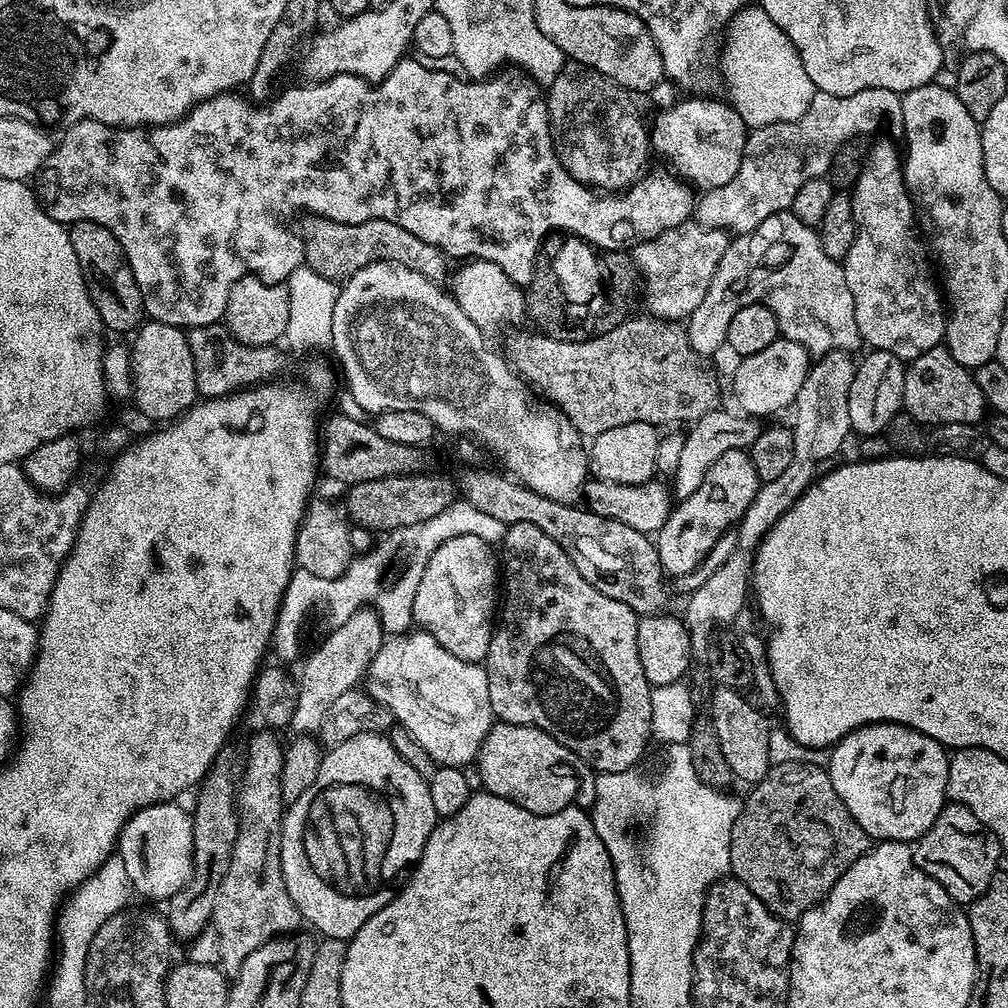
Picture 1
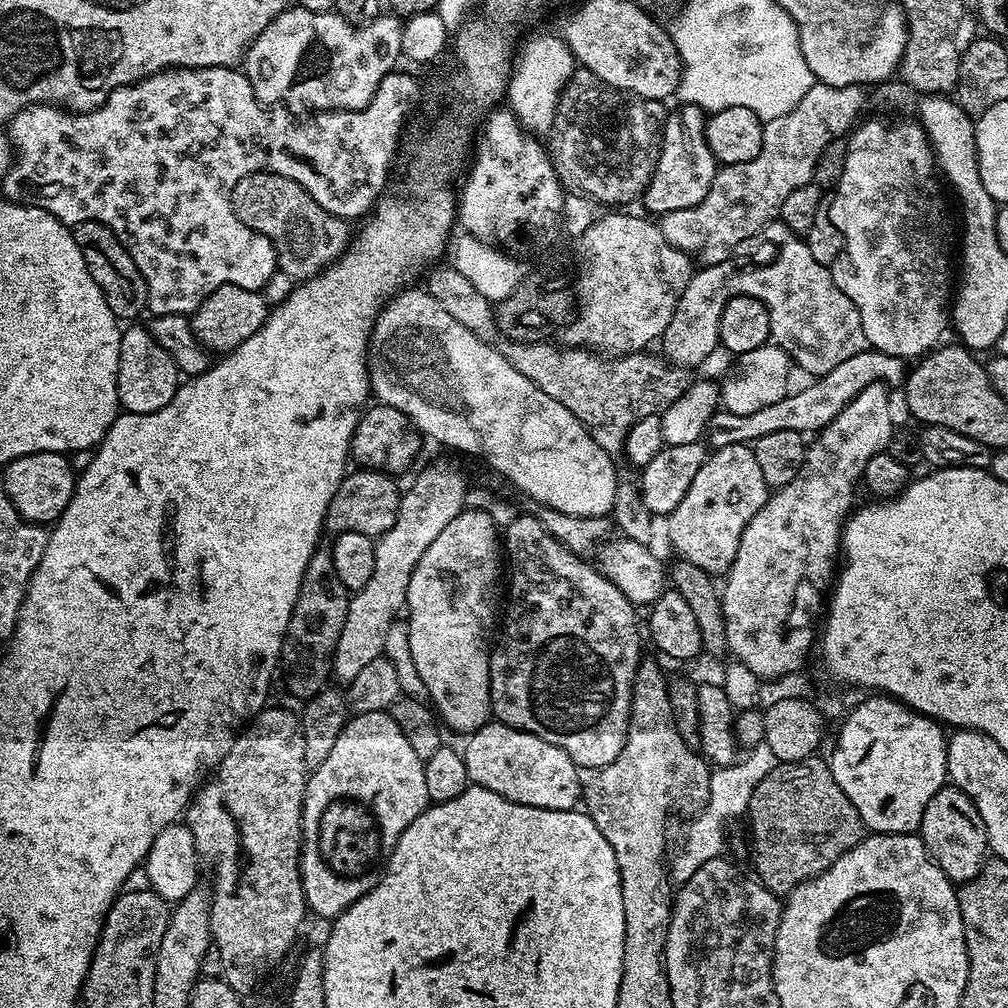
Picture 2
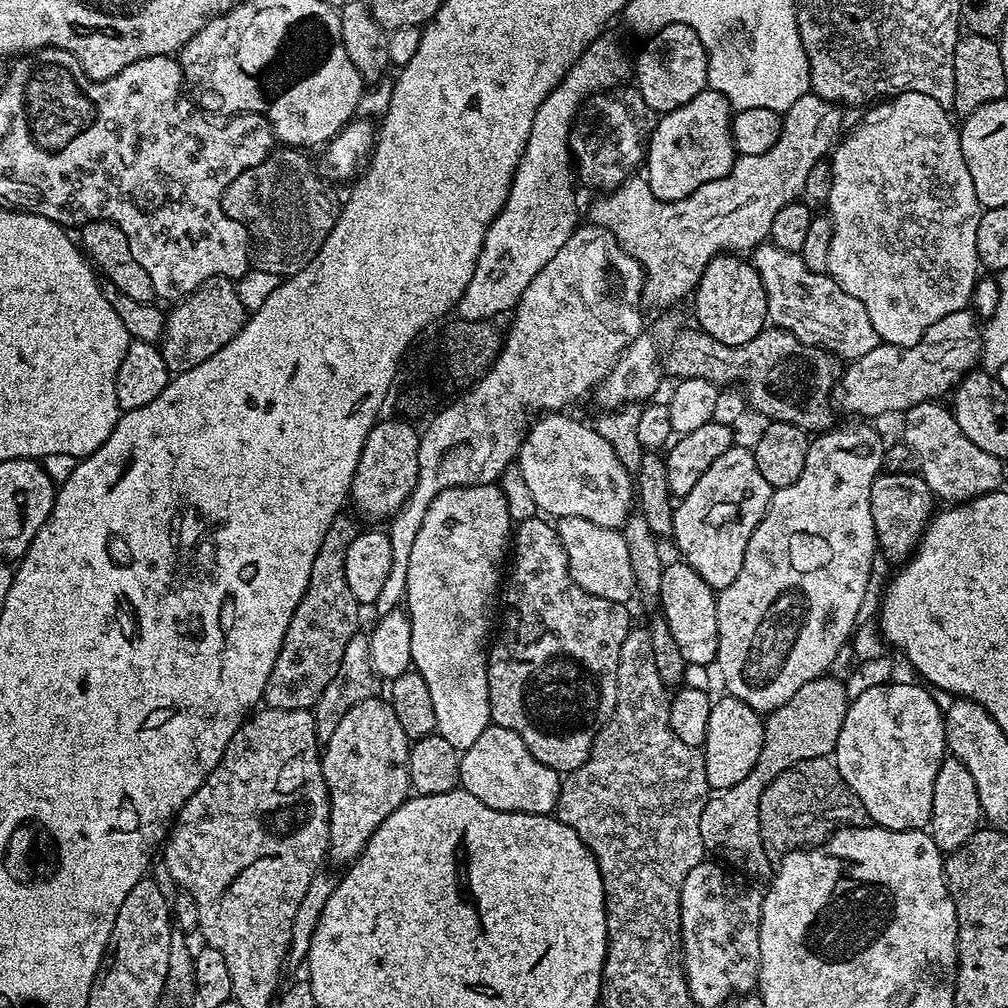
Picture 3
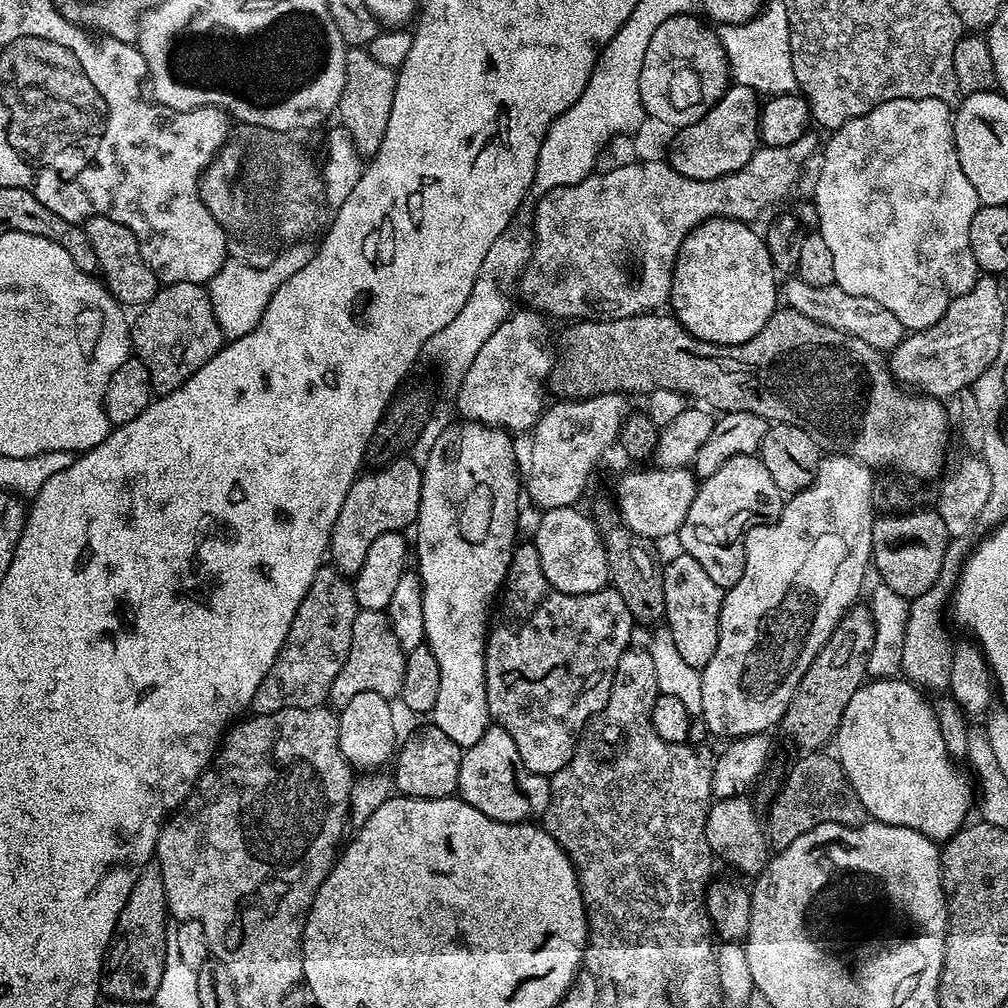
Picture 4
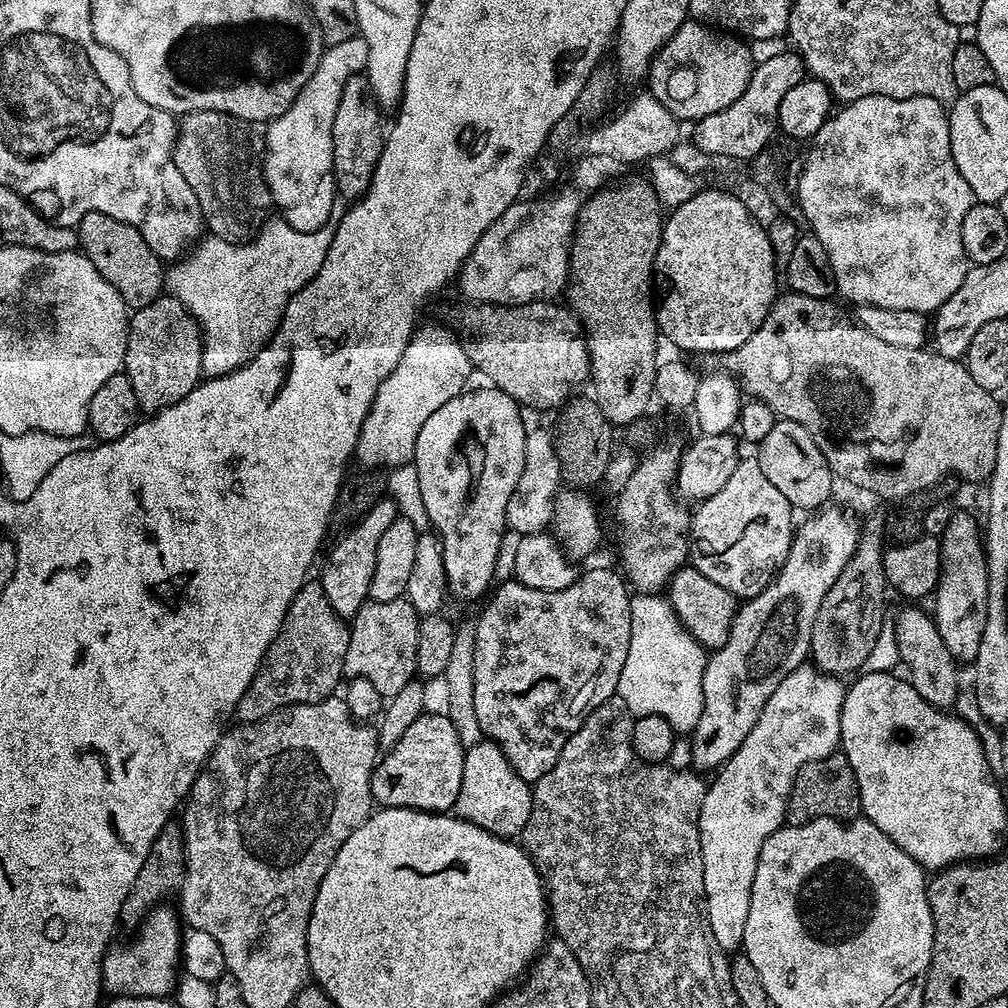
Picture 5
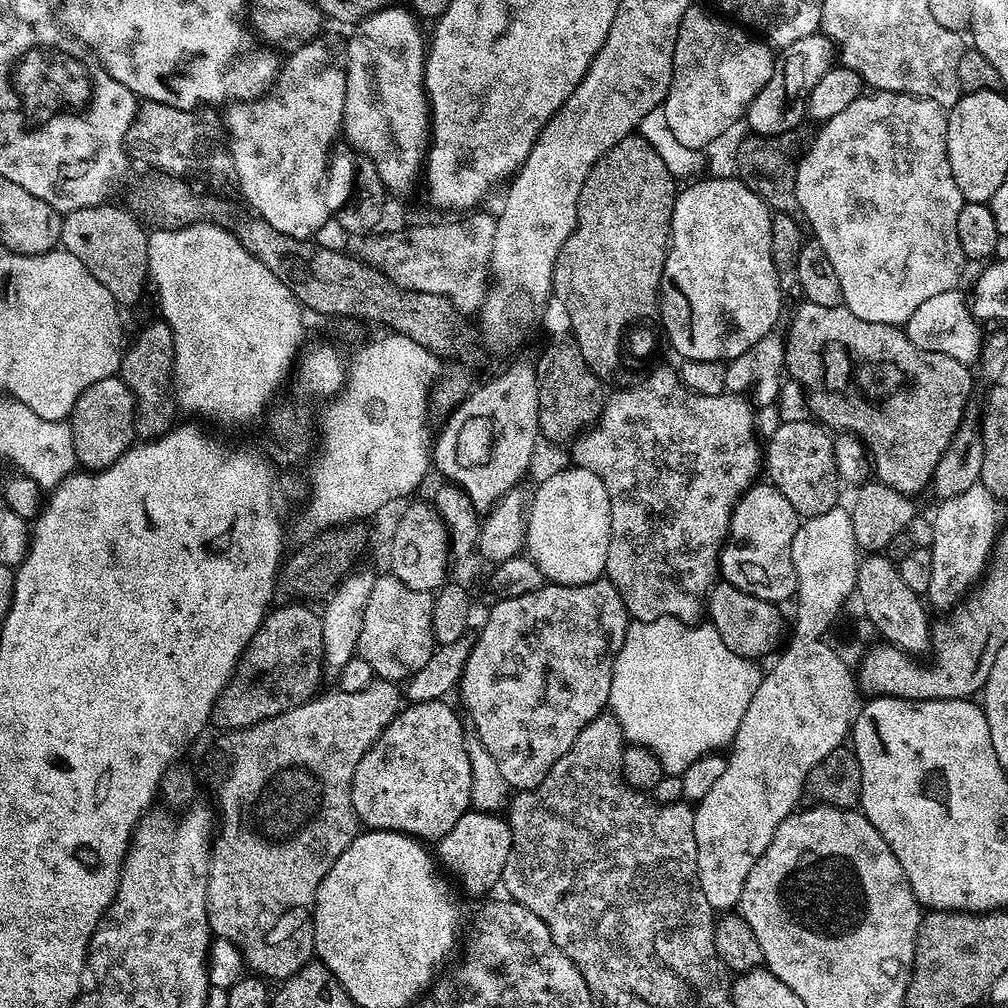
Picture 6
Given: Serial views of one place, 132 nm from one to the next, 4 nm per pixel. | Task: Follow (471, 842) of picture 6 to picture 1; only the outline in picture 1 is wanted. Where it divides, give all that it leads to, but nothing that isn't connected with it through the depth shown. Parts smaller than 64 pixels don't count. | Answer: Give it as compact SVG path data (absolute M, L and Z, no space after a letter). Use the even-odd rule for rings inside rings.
M493 723L480 747L478 765L483 791L506 798L530 814L549 816L577 803L583 788L591 789L594 776L587 764L541 728L529 724Z

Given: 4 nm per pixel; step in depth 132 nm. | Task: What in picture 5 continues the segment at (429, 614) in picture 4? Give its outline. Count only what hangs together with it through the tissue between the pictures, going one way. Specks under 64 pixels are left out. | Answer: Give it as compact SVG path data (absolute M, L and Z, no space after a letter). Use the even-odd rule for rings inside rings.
M483 387L477 392L465 390L450 398L446 406L434 410L418 434L412 455L420 504L440 538L448 592L460 600L476 600L493 587L494 562L498 562L498 546L502 546L506 531L506 504L510 502L510 494L514 494L514 486L518 486L518 478L522 478L529 434L529 429L524 428L525 413L521 405L498 387Z

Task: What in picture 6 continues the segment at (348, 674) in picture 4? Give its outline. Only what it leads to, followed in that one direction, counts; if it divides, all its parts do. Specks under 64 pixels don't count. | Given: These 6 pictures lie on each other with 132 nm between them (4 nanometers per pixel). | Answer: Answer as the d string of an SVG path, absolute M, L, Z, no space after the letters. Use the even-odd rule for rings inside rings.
M377 575L374 590L370 590L370 598L366 598L366 614L362 614L362 635L356 647L357 656L370 662L370 670L374 670L377 678L404 682L429 661L434 651L433 599L433 593L412 590L406 586L406 582L398 582L396 576Z

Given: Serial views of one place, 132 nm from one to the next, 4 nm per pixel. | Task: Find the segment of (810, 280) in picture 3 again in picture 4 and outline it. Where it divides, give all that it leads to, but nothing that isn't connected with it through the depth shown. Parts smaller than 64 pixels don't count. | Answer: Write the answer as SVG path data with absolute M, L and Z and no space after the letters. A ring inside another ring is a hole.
M798 278L789 280L792 281L785 288L783 285L782 300L787 307L794 309L798 314L806 314L806 318L814 318L814 322L818 322L822 326L842 330L854 338L862 338L862 342L870 342L870 346L874 346L885 354L891 353L892 349L904 341L906 329L902 326L902 322L898 322L898 318L894 318L894 314L890 314L890 310L886 310L886 306L874 302L874 298L862 298L858 294L846 294L846 290L842 290L836 283L830 286L810 286L810 282L802 282Z

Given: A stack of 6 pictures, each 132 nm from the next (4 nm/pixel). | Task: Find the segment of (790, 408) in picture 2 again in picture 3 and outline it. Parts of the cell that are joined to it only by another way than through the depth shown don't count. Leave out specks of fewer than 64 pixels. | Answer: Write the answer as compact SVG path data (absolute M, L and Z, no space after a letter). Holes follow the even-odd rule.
M968 308L958 310L954 314L946 314L946 318L934 322L926 334L914 346L899 348L893 344L881 342L870 354L862 354L862 358L851 361L841 371L840 379L832 389L832 402L837 409L844 412L896 412L903 414L910 406L918 406L918 402L940 400L947 397L955 389L962 377L977 367L982 356L982 328L977 317Z

